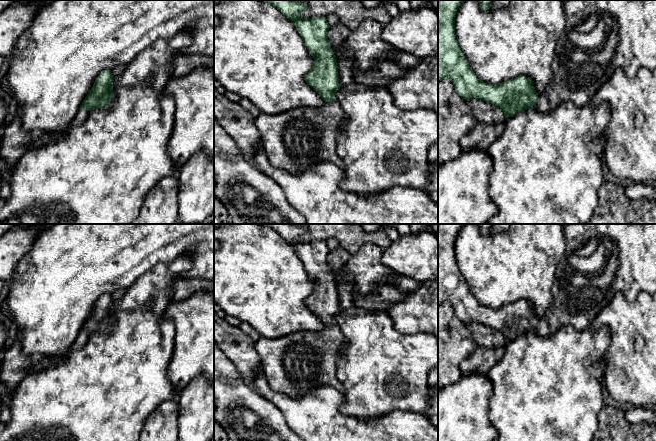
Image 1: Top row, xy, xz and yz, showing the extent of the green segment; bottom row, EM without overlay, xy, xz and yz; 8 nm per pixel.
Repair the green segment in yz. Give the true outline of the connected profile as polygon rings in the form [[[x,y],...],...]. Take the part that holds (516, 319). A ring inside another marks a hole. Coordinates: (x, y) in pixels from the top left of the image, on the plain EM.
[[[438,224],[438,304],[449,302],[456,316],[465,324],[478,322],[498,330],[506,341],[513,341],[533,330],[540,336],[549,336],[560,328],[571,325],[584,330],[598,317],[615,294],[621,291],[633,302],[640,292],[656,293],[656,224],[566,224],[566,251],[559,260],[551,289],[553,300],[540,318],[525,299],[504,305],[498,309],[485,307],[477,302],[462,276],[455,258],[455,239],[466,224]]]

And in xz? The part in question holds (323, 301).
[[[260,224],[276,231],[288,241],[301,259],[309,277],[313,280],[312,293],[305,299],[305,305],[326,326],[323,331],[300,331],[288,336],[270,340],[261,337],[254,342],[254,348],[260,358],[261,370],[271,388],[278,392],[298,397],[313,389],[331,386],[343,394],[343,386],[337,378],[337,362],[345,343],[341,330],[330,326],[336,325],[335,317],[340,313],[336,280],[327,264],[327,255],[330,252],[324,240],[300,242],[299,239],[307,233],[307,228],[294,224]]]

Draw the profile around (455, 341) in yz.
[[[438,304],[438,392],[460,380],[460,364],[476,346],[468,325],[456,316],[453,306]]]

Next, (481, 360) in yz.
[[[476,346],[473,352],[460,364],[462,375],[487,374],[489,370],[502,358],[505,346],[485,348]]]

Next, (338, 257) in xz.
[[[338,247],[328,253],[327,264],[331,269],[338,269],[345,265],[351,257],[351,253],[341,247]]]

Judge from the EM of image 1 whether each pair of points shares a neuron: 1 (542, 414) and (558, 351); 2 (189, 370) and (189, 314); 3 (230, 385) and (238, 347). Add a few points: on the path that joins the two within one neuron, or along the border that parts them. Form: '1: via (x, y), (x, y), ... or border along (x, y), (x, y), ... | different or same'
1: via (546, 398), (547, 389), (551, 384), (552, 367) | same
2: via (189, 356), (189, 328) | same
3: border along (224, 353), (247, 385) | different

